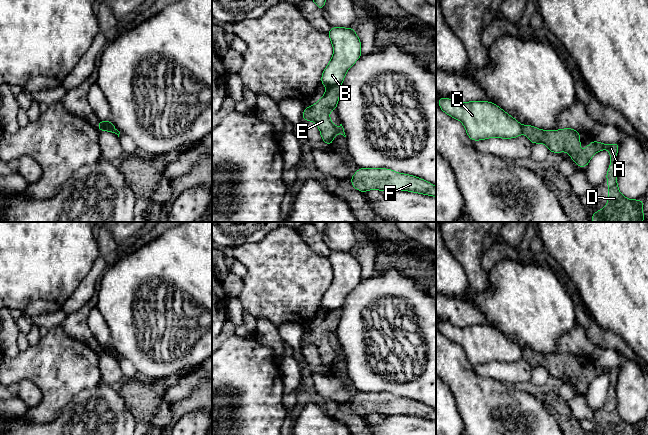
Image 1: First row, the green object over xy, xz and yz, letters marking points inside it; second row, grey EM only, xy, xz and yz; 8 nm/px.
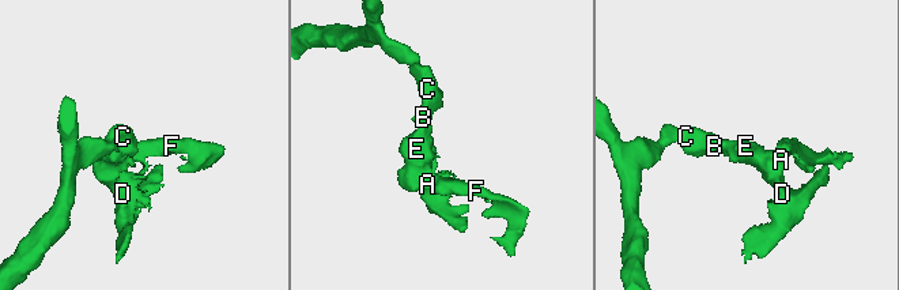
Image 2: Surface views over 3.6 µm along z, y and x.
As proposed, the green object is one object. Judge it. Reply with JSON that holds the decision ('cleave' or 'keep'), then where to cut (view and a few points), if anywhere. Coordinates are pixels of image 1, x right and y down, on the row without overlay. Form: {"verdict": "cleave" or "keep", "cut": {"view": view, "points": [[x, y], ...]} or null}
{"verdict": "cleave", "cut": {"view": "xz", "points": [[338, 308], [328, 311]]}}

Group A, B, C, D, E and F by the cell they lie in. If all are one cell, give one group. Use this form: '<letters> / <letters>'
A D E F / B C

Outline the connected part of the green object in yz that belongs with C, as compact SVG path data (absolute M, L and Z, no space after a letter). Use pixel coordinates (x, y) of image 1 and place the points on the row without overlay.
M440 321L438 329L446 338L463 347L471 365L490 361L516 362L524 356L523 350L517 344L492 326L458 327Z

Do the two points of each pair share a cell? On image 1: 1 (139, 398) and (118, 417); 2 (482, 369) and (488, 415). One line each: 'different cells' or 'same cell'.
1: different cells
2: different cells

